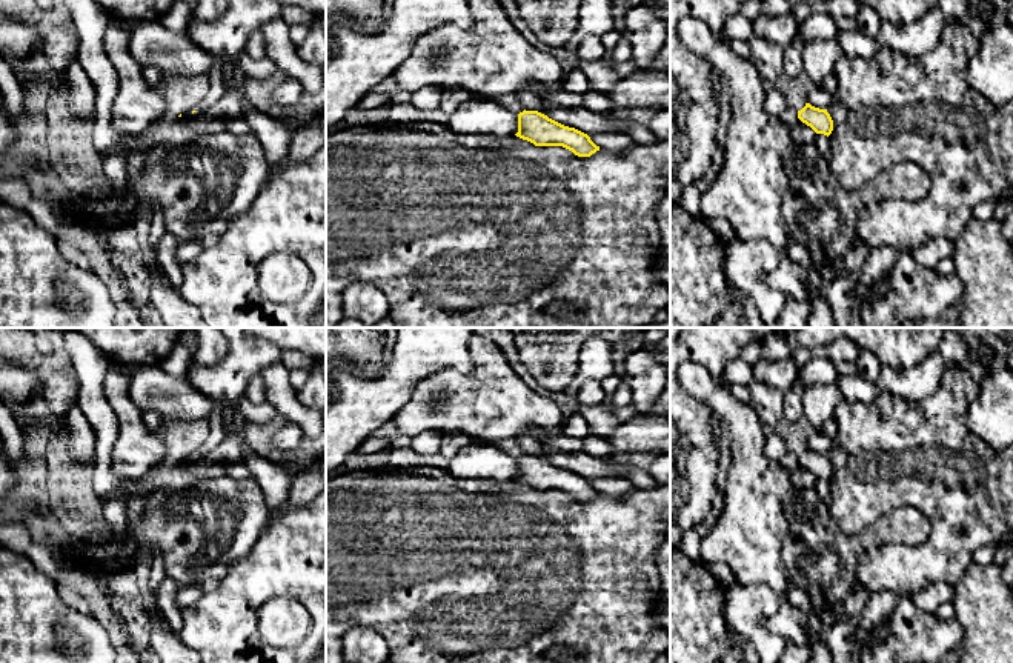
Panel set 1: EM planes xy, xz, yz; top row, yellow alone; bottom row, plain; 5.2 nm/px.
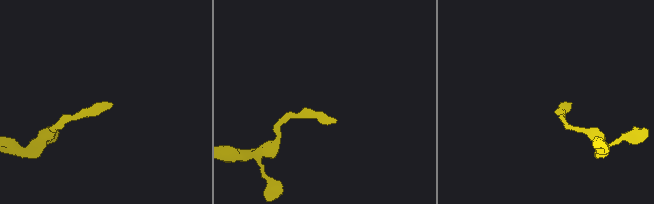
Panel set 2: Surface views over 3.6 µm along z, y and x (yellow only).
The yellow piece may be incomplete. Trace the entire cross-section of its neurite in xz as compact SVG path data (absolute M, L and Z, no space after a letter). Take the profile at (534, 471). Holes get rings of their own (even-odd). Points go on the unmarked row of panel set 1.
M523 455L518 458L516 481L535 491L563 491L578 501L590 501L599 491L590 481L575 472L564 471L538 455Z

